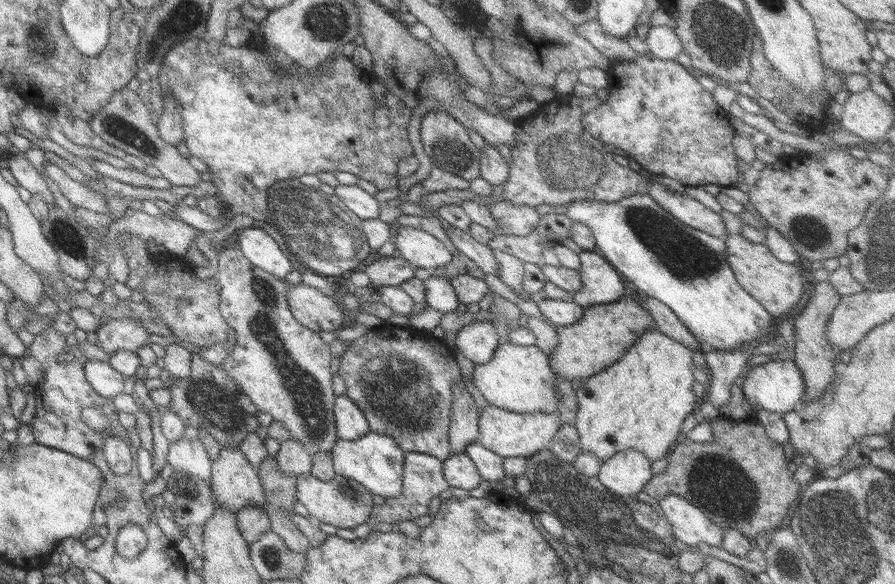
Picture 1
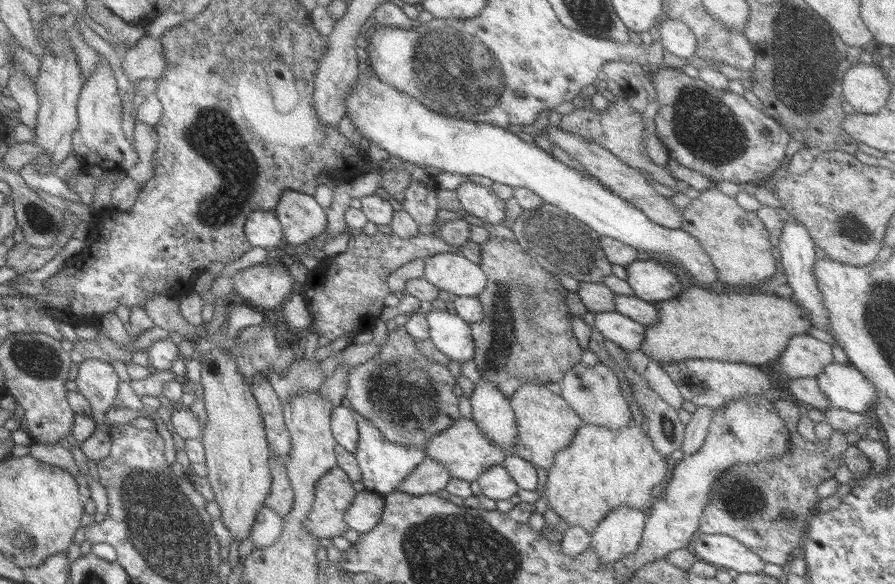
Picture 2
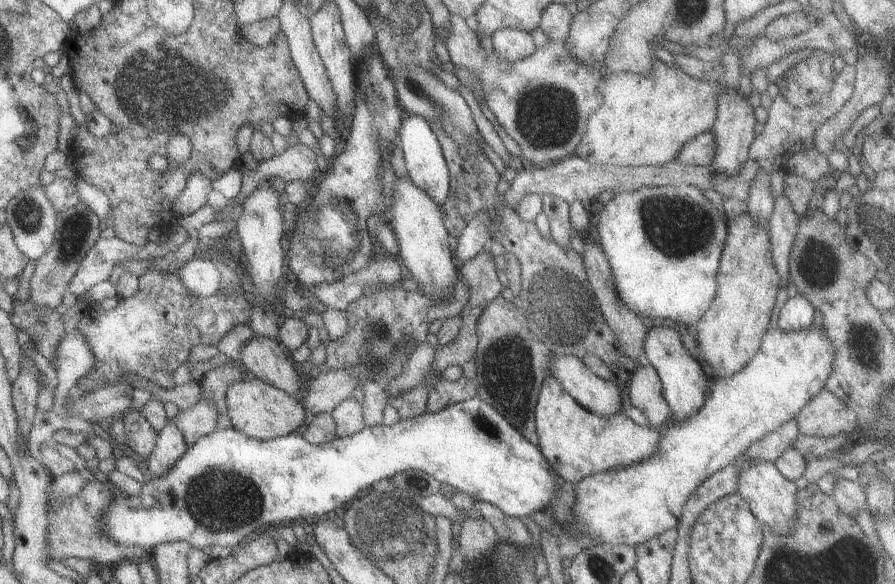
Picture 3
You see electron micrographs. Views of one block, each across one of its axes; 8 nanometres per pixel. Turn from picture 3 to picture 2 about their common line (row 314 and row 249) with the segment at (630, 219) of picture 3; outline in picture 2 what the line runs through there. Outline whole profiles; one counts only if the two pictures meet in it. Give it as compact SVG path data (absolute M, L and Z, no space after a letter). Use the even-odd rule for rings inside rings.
M363 67L345 95L344 107L344 114L354 130L363 136L364 144L378 146L388 156L415 166L433 166L449 174L485 176L512 189L530 190L542 203L585 224L598 237L605 236L637 251L656 254L656 258L667 260L667 265L671 262L671 267L680 266L703 288L717 280L709 257L685 231L654 224L593 177L561 164L544 149L528 144L506 128L437 114L404 92L382 83L375 75L363 73Z

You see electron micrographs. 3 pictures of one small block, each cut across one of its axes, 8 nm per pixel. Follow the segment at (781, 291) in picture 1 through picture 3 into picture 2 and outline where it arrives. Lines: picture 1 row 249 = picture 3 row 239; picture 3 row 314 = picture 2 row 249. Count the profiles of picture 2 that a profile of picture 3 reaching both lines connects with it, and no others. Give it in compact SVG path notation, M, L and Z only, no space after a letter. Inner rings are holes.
M716 188L700 191L699 196L681 209L681 231L693 237L709 257L717 281L727 286L739 286L739 290L753 290L757 284L775 274L776 262L771 257L772 246L767 230L755 216L747 212Z

